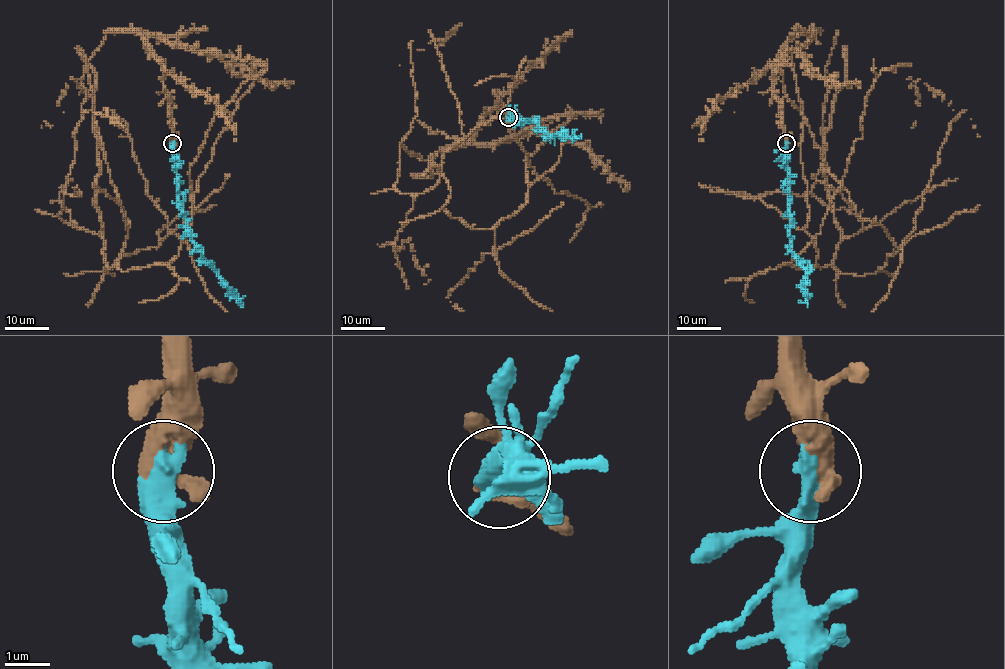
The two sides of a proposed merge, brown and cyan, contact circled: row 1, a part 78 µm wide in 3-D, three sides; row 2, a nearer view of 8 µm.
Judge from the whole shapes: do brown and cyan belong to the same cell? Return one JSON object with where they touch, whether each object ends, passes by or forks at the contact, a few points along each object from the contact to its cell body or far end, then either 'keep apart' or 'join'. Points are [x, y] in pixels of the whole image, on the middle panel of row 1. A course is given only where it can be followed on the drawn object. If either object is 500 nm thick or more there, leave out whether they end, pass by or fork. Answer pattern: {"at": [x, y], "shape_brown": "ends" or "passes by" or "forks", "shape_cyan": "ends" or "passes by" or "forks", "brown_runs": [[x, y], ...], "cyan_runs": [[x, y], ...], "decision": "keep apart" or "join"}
{"at": [508, 117], "brown_runs": [[507, 117], [474, 141], [602, 110], [493, 228], [442, 208], [443, 154], [503, 118], [589, 205], [569, 242]], "cyan_runs": [[509, 117], [522, 122], [533, 121], [549, 135], [566, 133], [573, 138], [576, 129]], "decision": "join"}

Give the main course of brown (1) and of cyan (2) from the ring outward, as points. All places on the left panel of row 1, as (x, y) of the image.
1: (171, 143), (138, 32), (266, 67), (216, 111), (190, 222), (105, 273), (178, 254), (253, 80), (233, 63)
2: (173, 143), (177, 207), (186, 221), (187, 233), (201, 258), (240, 302)

